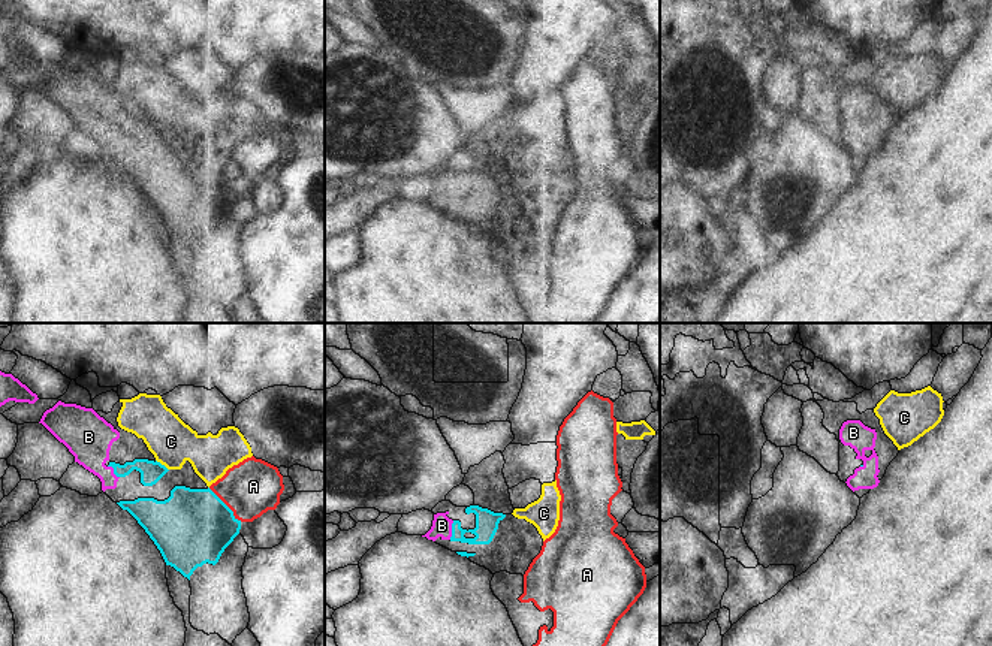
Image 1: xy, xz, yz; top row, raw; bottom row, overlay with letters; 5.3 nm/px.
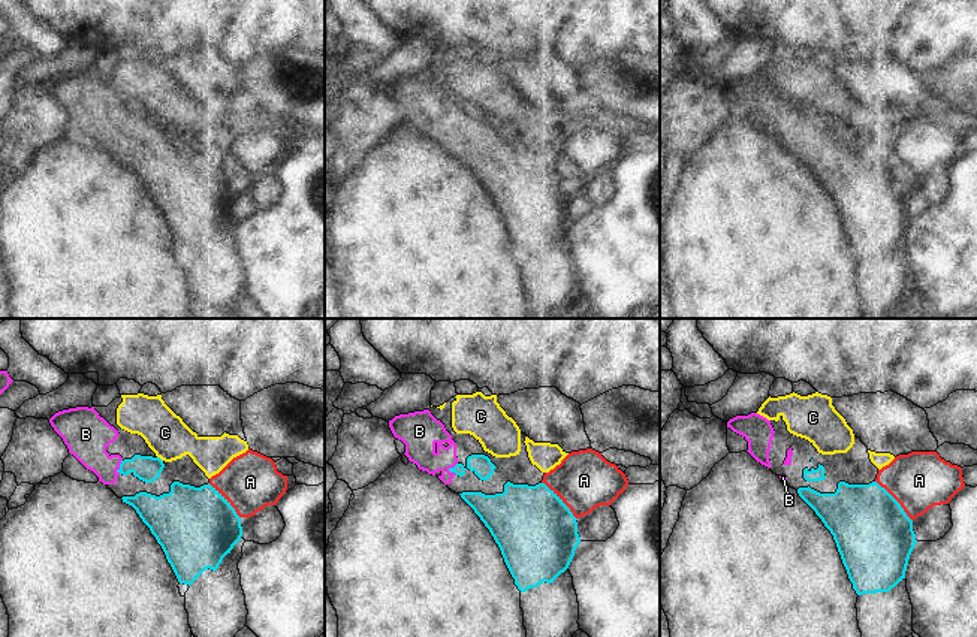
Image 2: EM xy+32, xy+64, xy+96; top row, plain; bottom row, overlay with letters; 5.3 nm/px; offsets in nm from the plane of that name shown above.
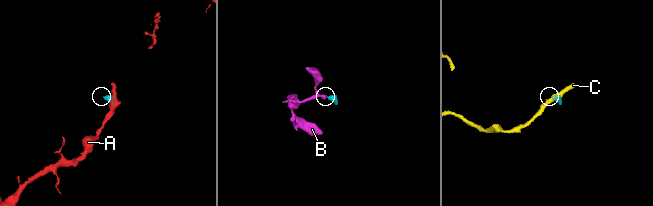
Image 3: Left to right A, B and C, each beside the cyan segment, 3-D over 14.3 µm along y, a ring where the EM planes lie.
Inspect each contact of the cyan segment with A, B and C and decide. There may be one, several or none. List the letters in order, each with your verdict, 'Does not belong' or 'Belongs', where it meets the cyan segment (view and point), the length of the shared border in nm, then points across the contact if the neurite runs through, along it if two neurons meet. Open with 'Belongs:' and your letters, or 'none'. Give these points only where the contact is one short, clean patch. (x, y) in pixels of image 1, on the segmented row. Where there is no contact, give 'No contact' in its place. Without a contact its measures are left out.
Belongs: B
A: Does not belong. Touches cyan at xy (226, 506). Shared border 260 nm
B: Belongs. Touches cyan at xz (452, 530). Shared border 110 nm. Path across: xz (487, 522), (478, 531), (452, 530), (442, 525)
C: Does not belong. Touches cyan at xy (160, 464). Shared border 90 nm. Boundary: xy (156, 459), (168, 470).

